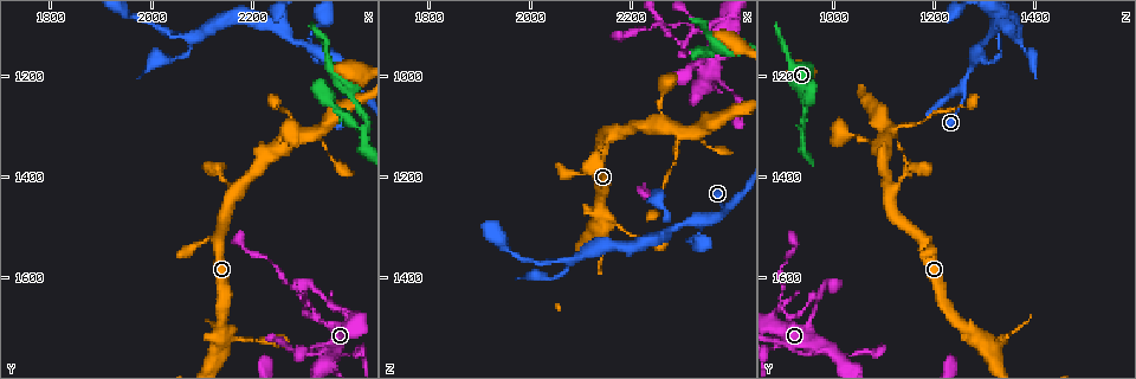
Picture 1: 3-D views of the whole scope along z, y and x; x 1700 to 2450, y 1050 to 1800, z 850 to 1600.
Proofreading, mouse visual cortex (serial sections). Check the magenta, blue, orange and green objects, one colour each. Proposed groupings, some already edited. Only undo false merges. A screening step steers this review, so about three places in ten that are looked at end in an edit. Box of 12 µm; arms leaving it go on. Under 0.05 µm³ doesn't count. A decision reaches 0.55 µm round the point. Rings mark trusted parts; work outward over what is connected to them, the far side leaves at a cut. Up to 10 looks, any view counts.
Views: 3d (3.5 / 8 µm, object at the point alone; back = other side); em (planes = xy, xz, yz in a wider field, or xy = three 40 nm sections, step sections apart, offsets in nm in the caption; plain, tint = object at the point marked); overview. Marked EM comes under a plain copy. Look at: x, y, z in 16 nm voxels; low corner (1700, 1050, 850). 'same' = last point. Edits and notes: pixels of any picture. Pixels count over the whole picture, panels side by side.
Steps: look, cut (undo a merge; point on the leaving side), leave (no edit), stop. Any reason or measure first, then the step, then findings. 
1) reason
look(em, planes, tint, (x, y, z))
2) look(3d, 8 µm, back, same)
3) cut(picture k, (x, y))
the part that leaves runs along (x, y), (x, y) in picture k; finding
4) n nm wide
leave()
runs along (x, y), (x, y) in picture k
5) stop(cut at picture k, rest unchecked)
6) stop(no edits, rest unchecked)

abrupt turn
look(3d, 8 µm, (2295, 1310, 1120))

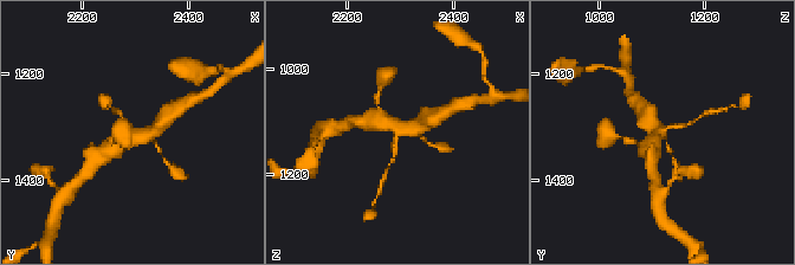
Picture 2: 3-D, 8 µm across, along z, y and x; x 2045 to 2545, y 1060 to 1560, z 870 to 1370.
zoom in
look(3d, 3.5 µm, (2295, 1310, 1115))

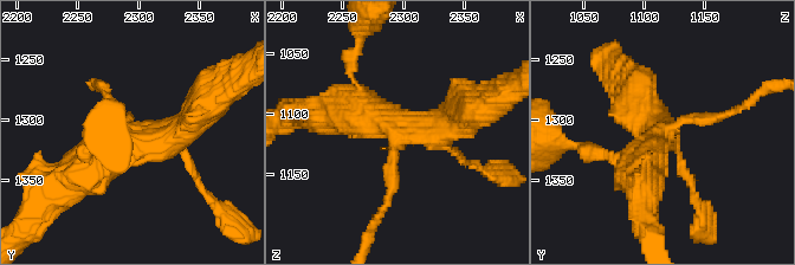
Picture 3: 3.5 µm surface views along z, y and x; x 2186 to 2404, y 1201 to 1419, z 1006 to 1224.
3 arms; arms of 150, 400, 500 nm; need the tissue
look(em, xy, step 2, tint, (2296, 1312, 1118))

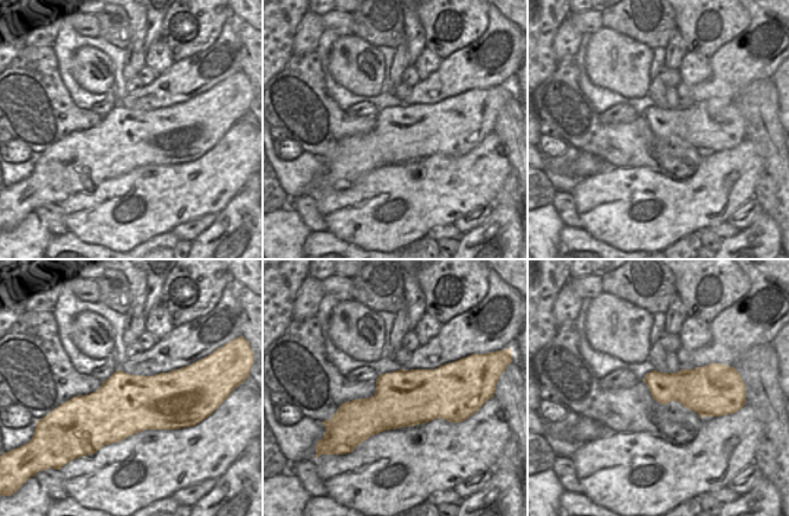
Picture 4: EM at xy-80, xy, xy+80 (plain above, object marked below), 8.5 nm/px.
leave()
runs along (642, 179), (670, 128), (734, 110) in picture 3; all the same cell

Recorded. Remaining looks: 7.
two arms in line, one across
look(3d, 3.5 µm, back, (2345, 1160, 1290))

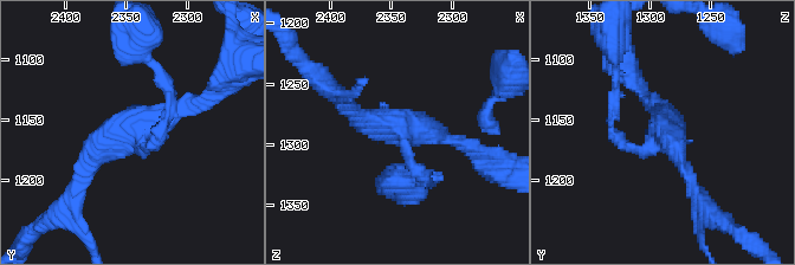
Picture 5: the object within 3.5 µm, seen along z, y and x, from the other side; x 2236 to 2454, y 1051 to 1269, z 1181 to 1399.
now the EM
look(em, planes, tint, (2338, 1156, 1288))

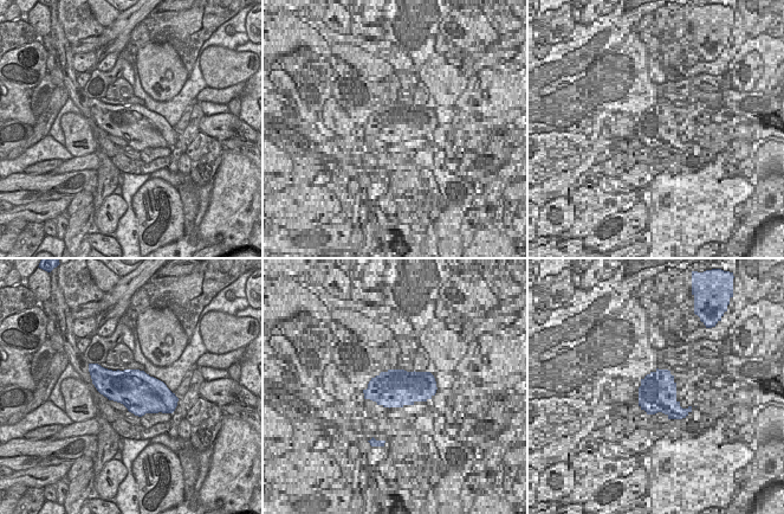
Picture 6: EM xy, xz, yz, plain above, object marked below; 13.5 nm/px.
3 arms; arms of 200, 200, 200 nm
leave()
runs along (83, 175), (112, 139), (202, 98) in picture 5; one cell here

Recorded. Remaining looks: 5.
abrupt turn
look(em, planes, tint, (2410, 1300, 940))

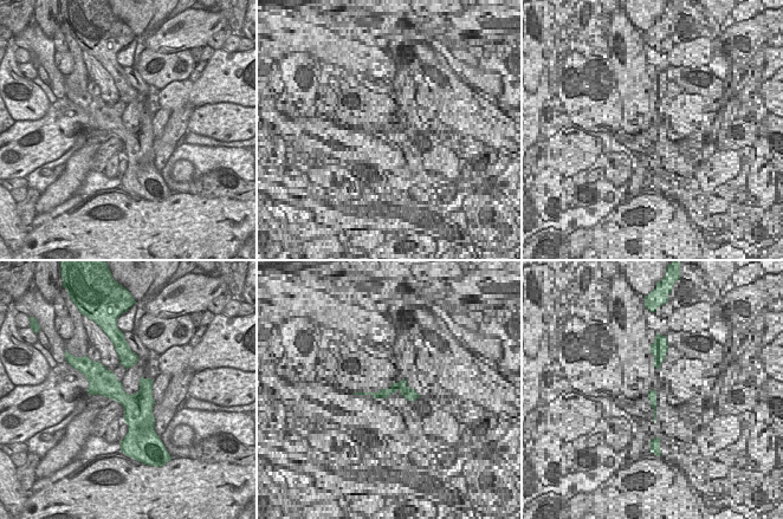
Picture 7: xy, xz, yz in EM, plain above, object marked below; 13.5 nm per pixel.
look(3d, 3.5 µm, same)

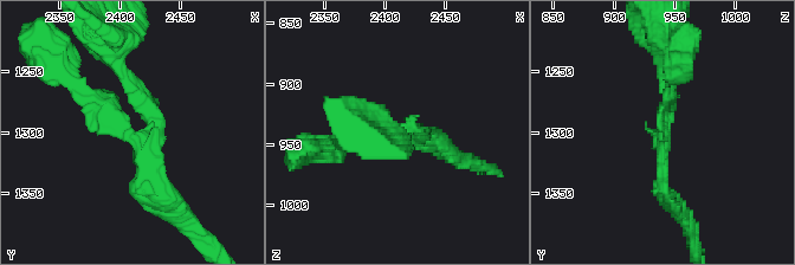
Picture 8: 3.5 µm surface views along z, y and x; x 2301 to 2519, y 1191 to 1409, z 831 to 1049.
leave()
runs along (135, 89), (153, 133), (131, 136), (73, 82) in picture 8; continuous, no second cell

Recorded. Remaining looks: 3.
abrupt turn
look(3d, 3.5 µm, back, (2325, 1755, 965))

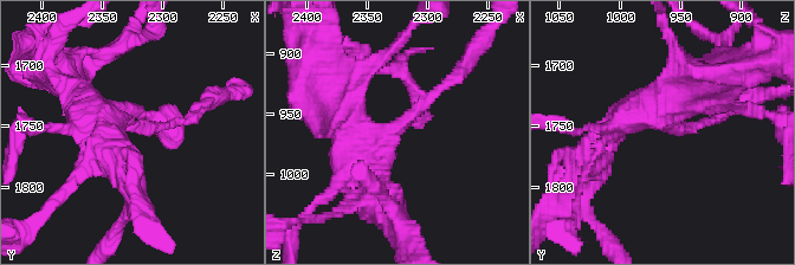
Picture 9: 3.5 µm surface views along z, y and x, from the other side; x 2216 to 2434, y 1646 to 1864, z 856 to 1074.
4 arms; arms of 150, 400, 450, 500 nm
look(em, xy, step 5, tint, (2326, 1750, 964))

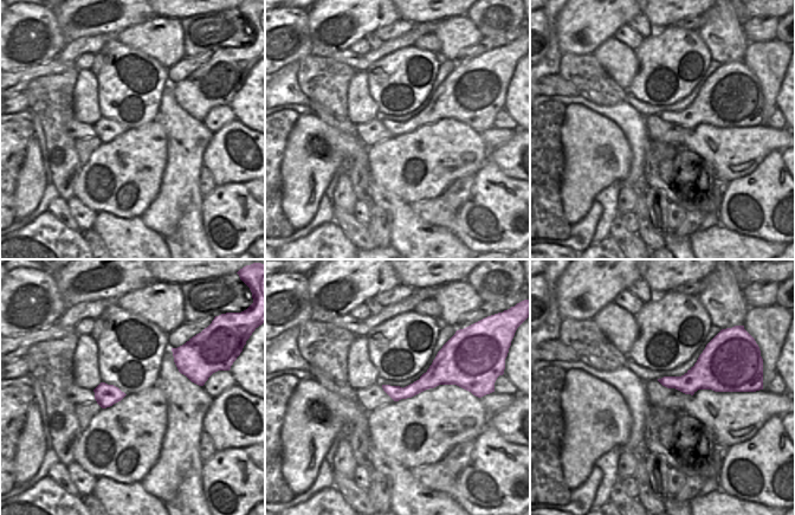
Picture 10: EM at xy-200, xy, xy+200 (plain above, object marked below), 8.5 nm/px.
leave()
runs along (459, 382), (386, 387) in picture 10; all the same cell

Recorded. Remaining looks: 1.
stop(no edits, rest unchecked)

